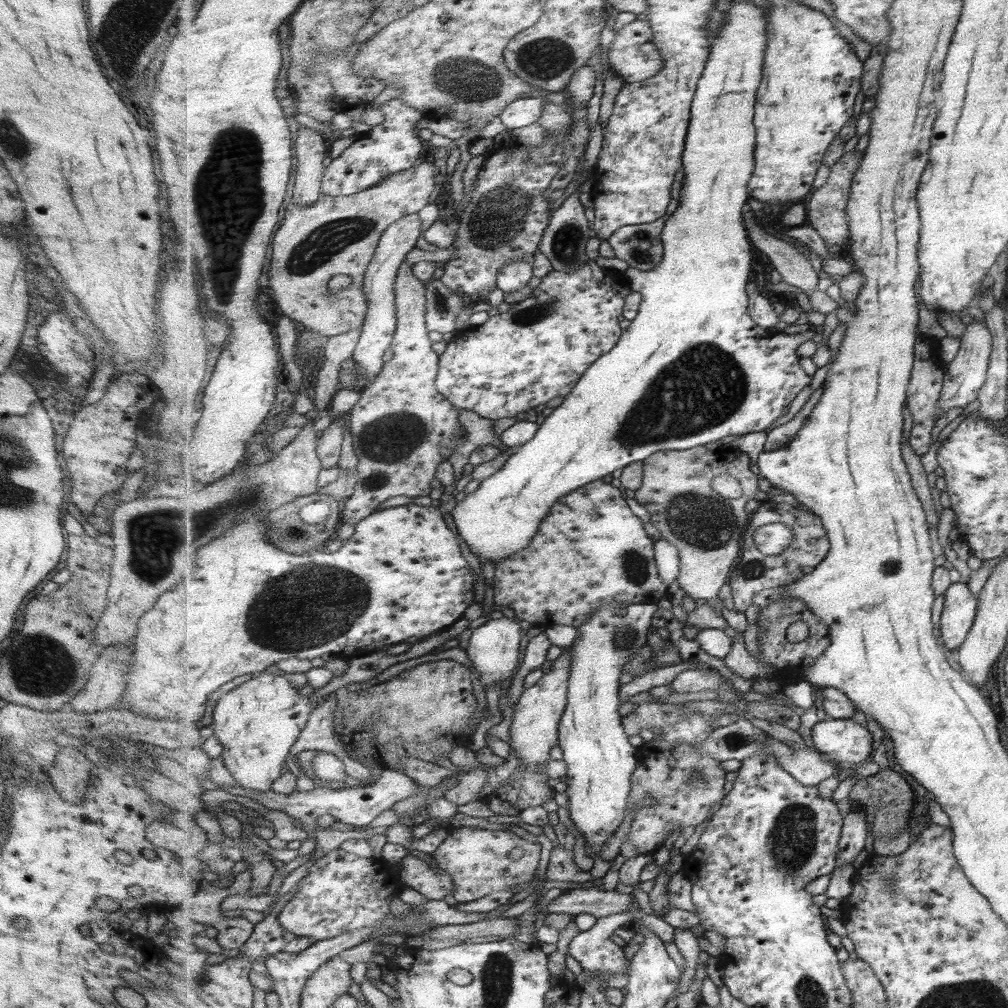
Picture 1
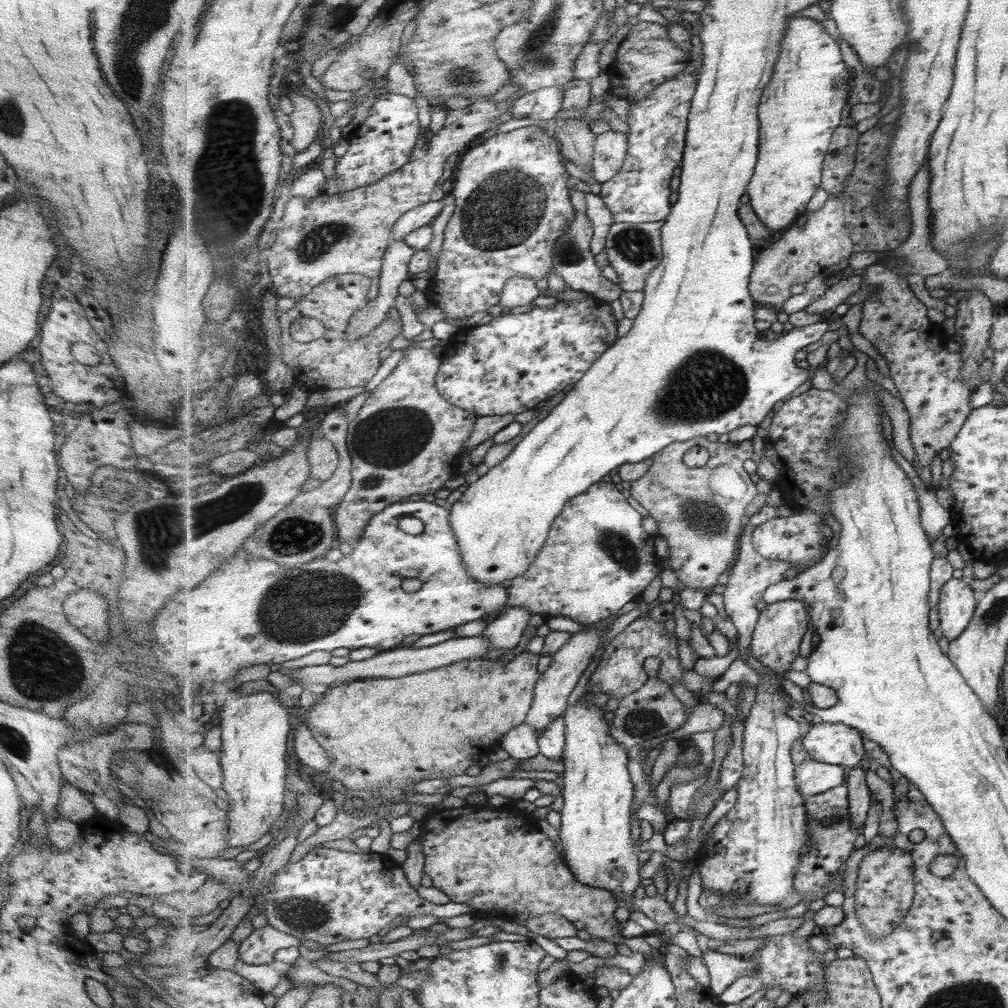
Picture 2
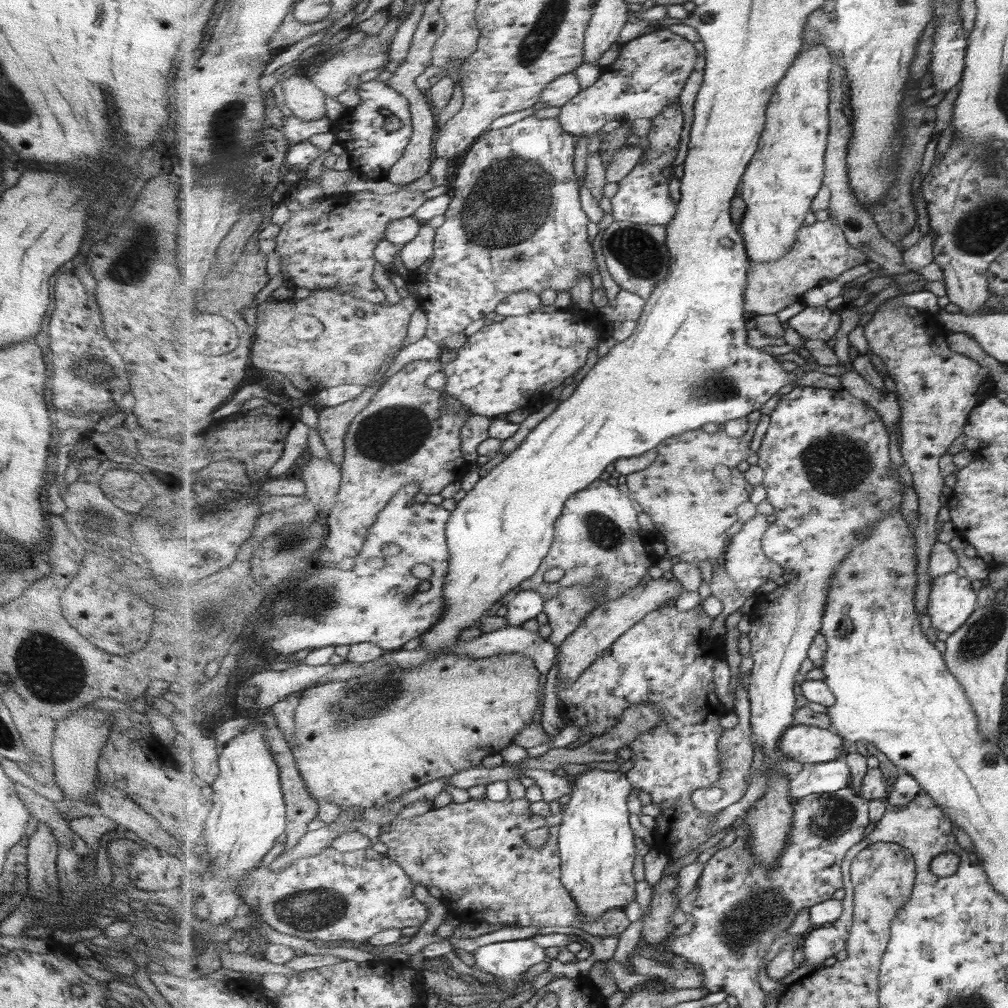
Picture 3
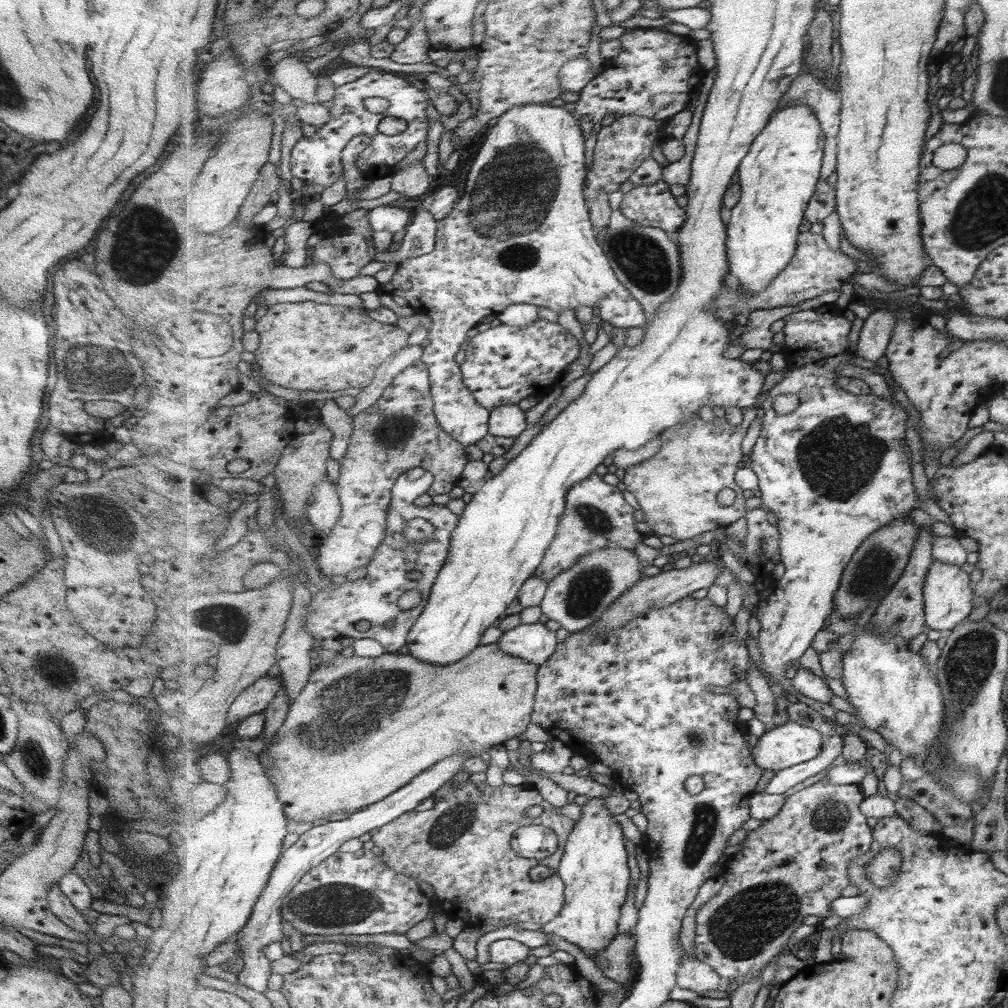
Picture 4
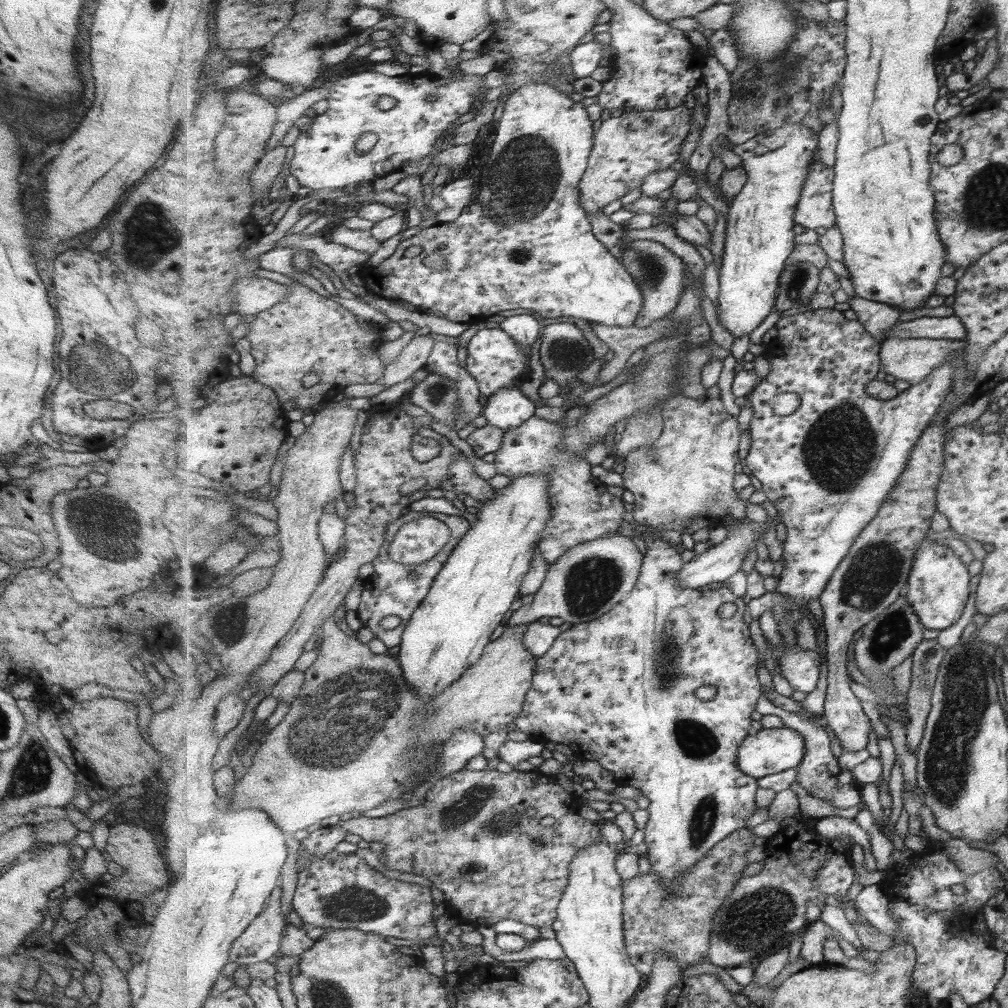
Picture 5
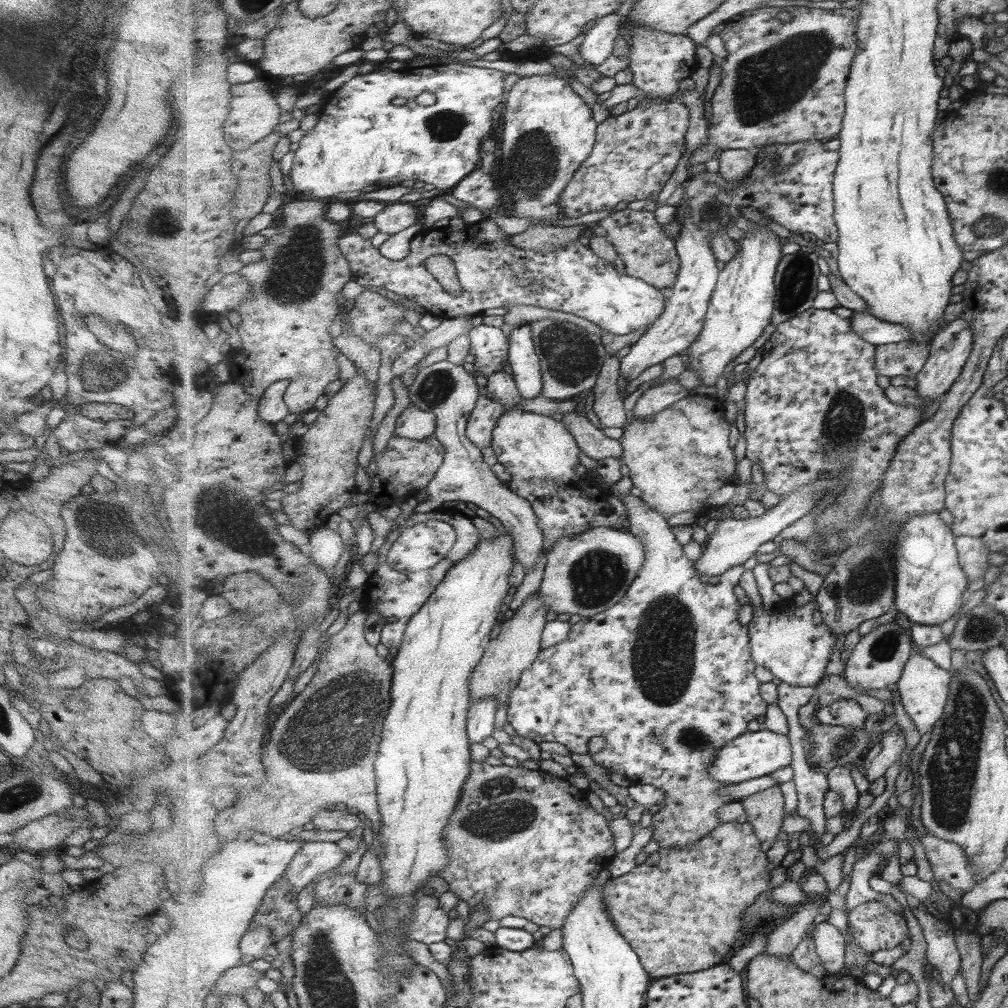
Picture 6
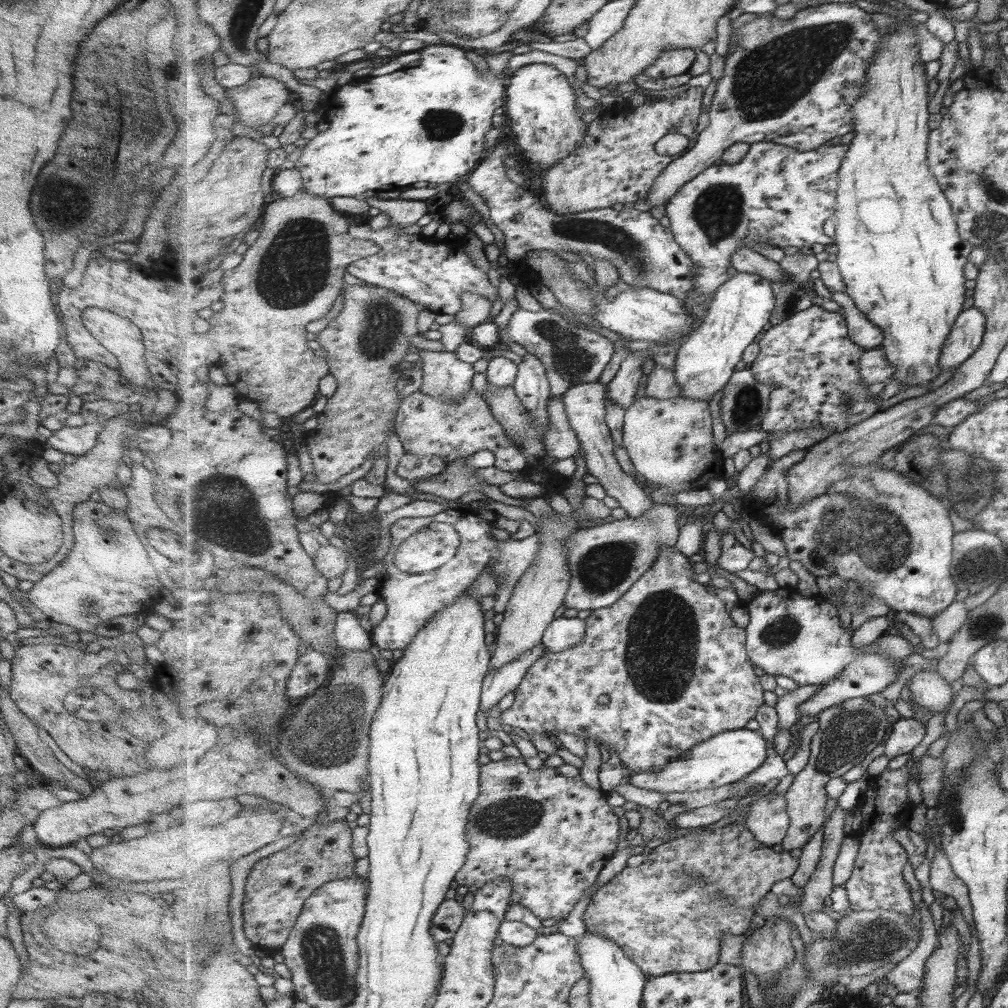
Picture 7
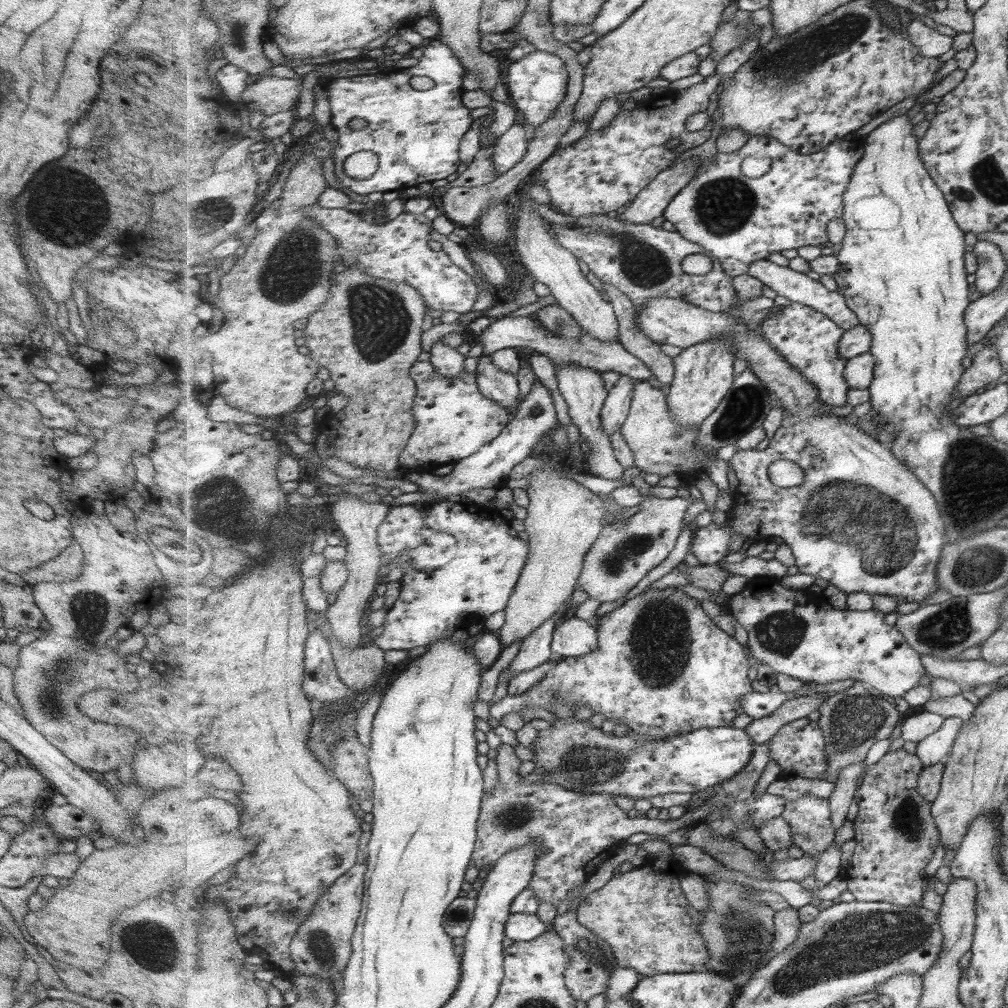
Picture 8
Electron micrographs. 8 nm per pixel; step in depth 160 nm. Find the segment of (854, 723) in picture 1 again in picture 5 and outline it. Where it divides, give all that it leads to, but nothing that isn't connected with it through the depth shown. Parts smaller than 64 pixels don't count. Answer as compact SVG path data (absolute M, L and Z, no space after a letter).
M762 728L754 735L749 735L738 750L738 767L747 776L763 778L798 768L806 755L806 739L795 728Z

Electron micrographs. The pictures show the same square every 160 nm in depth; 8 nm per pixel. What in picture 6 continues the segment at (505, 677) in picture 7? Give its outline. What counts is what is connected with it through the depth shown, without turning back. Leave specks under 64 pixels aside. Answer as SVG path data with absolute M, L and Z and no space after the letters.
M484 697L472 703L468 716L468 733L471 742L483 742L496 729L498 701Z

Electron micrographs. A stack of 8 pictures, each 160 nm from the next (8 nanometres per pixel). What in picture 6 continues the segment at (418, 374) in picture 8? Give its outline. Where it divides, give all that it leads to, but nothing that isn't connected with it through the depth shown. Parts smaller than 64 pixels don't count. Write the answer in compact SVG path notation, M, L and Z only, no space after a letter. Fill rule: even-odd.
M480 396L478 405L471 415L466 435L477 447L491 447L494 441L494 431L499 420L505 415L503 404L499 404L489 396ZM410 403L396 420L394 435L409 440L423 441L433 437L437 432L437 416L419 408L417 404Z

